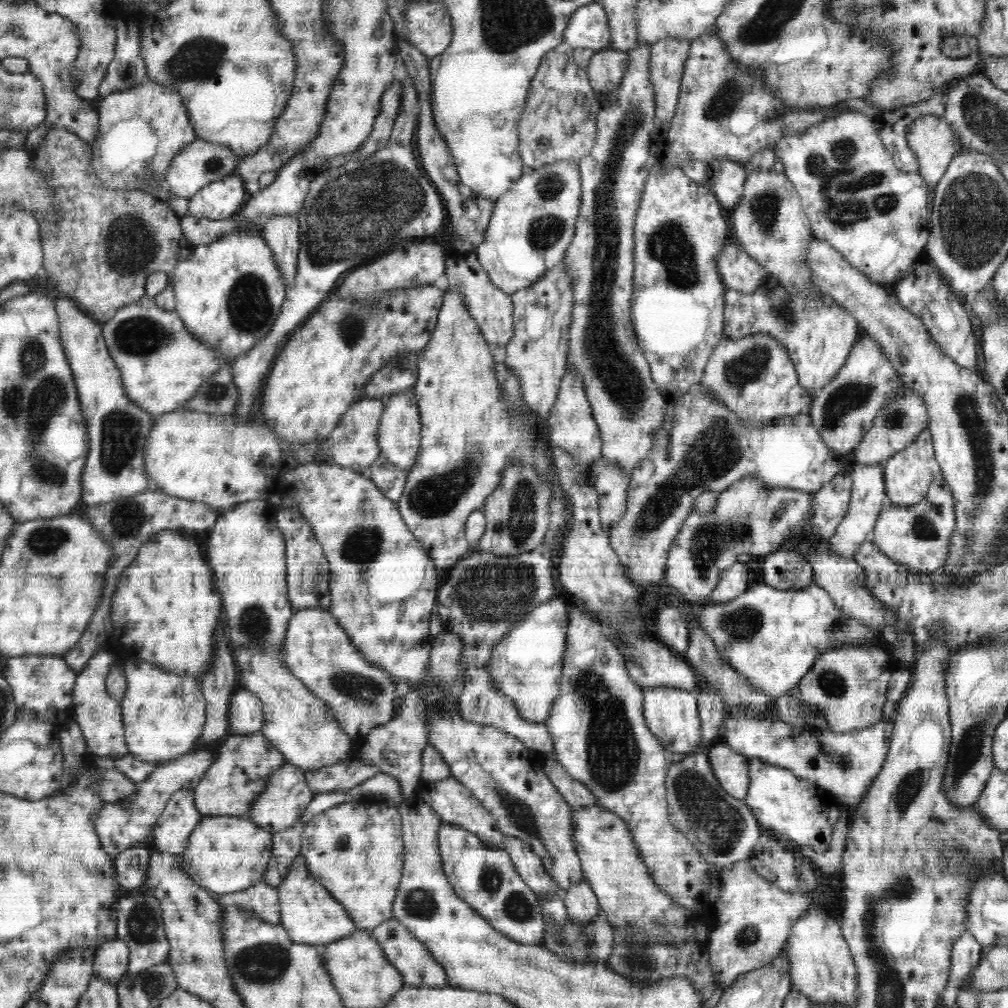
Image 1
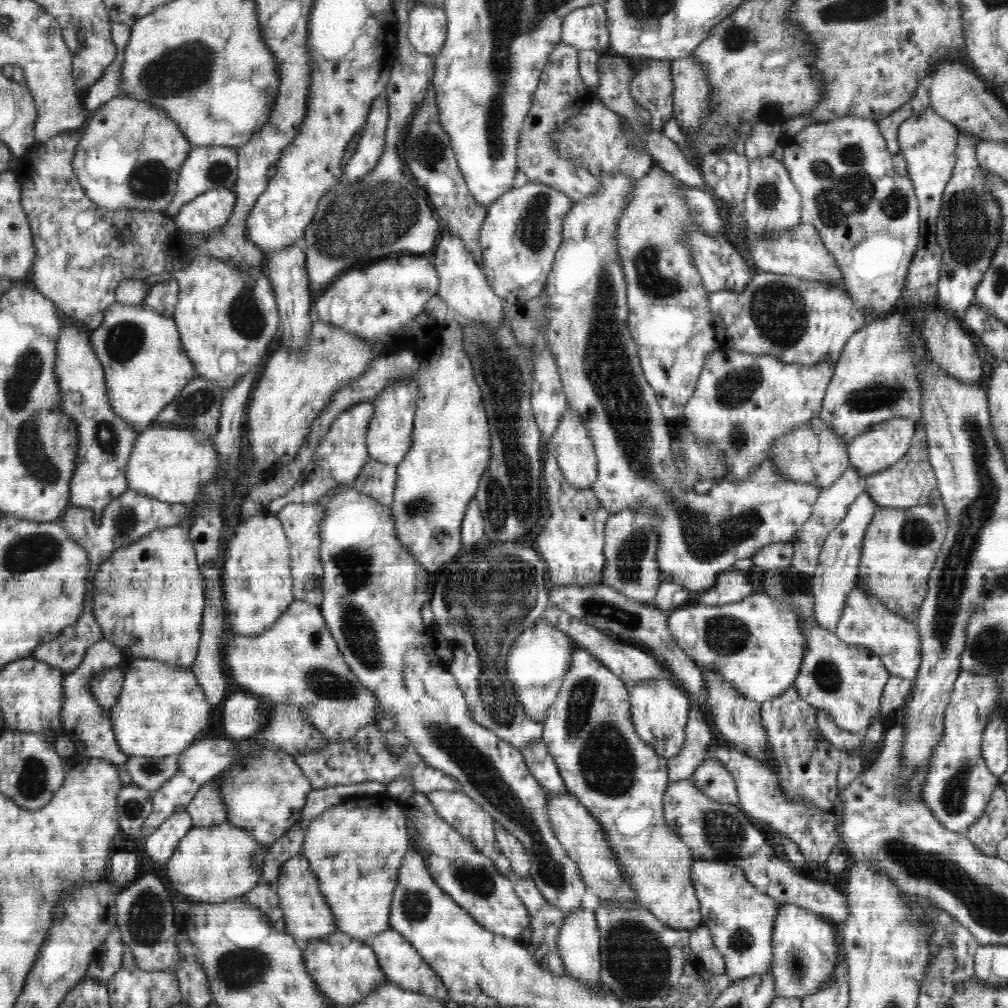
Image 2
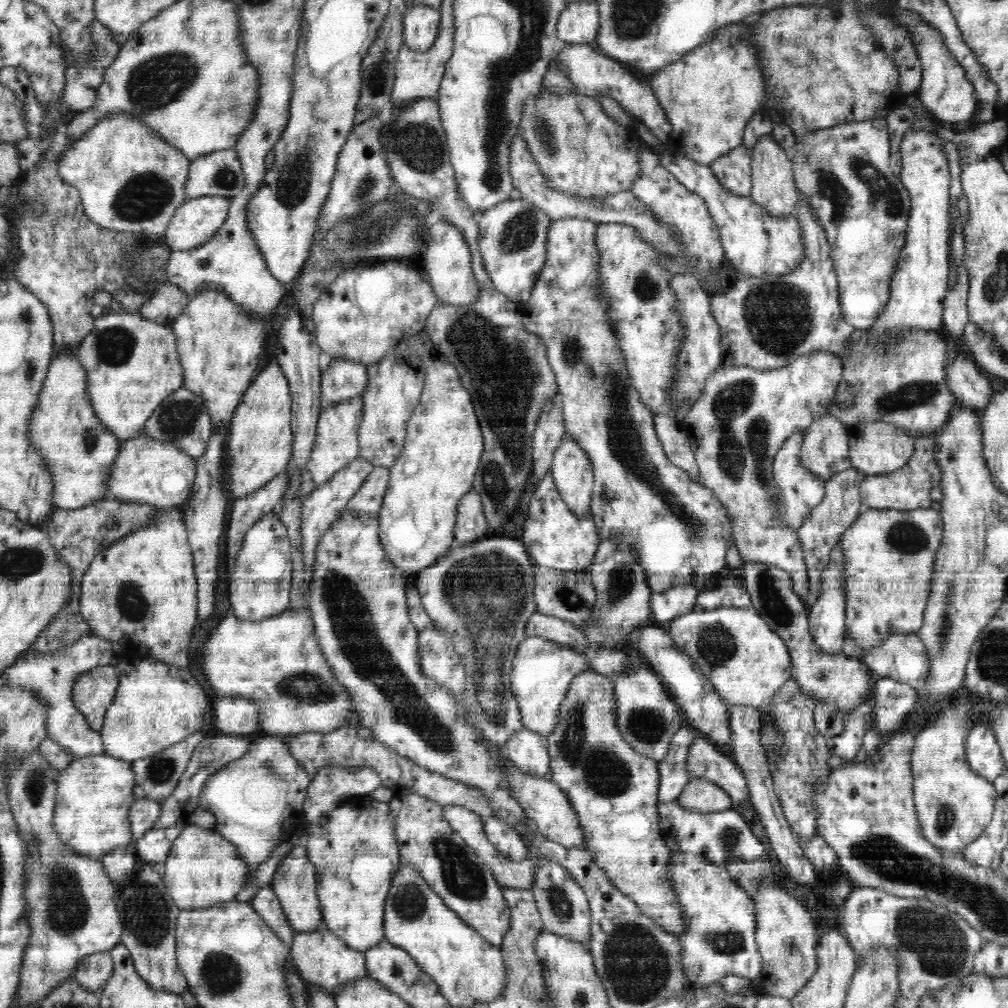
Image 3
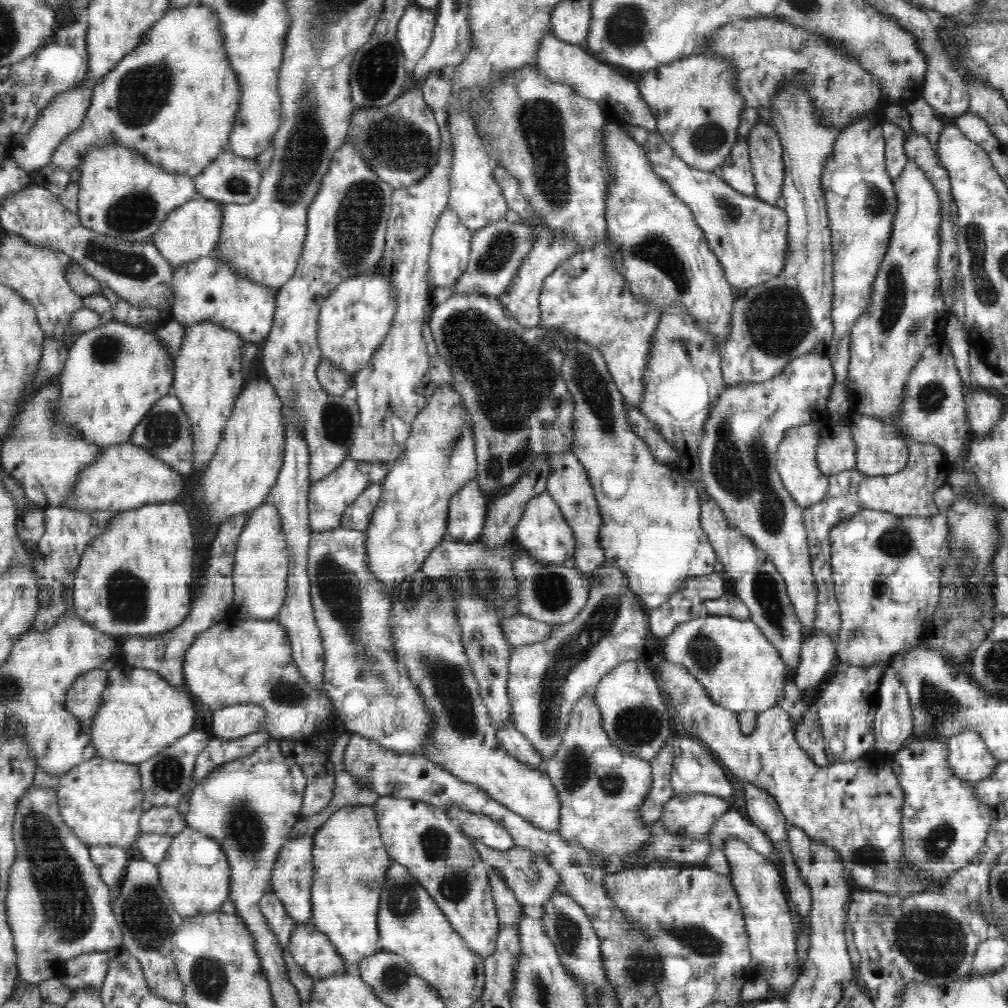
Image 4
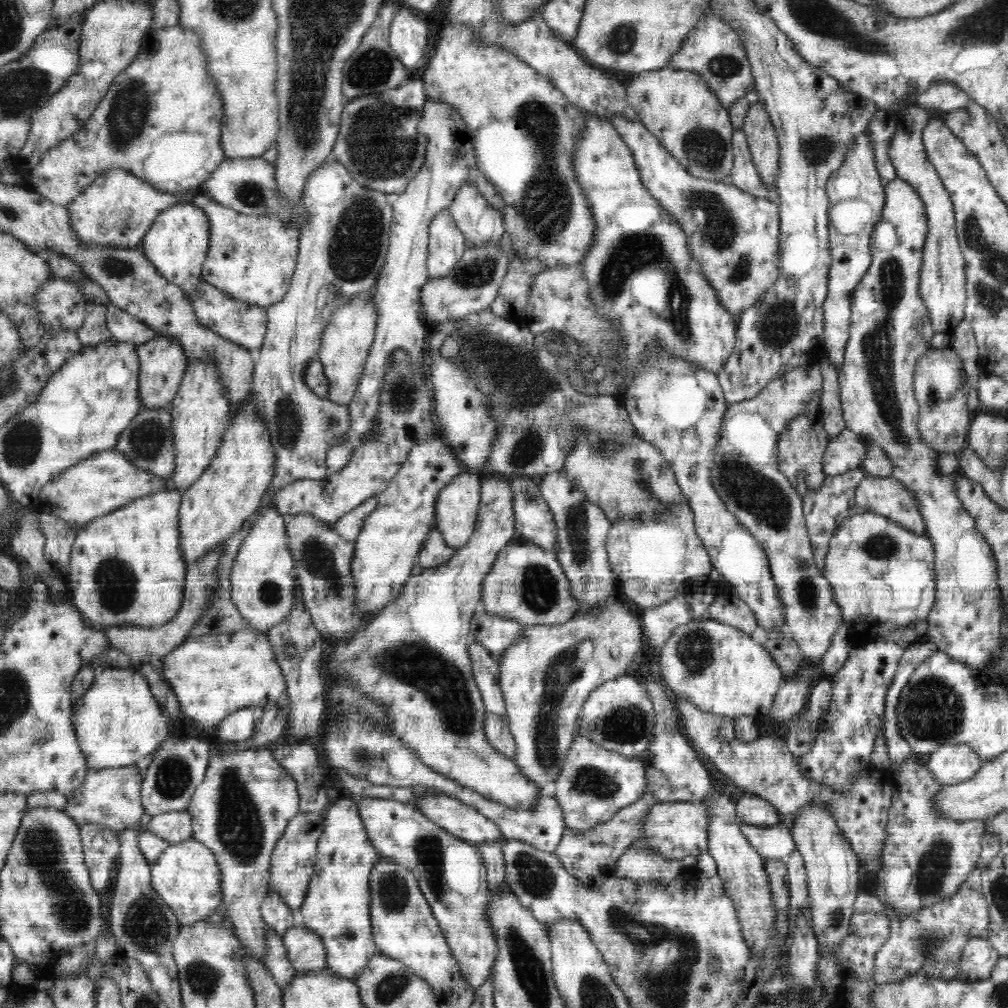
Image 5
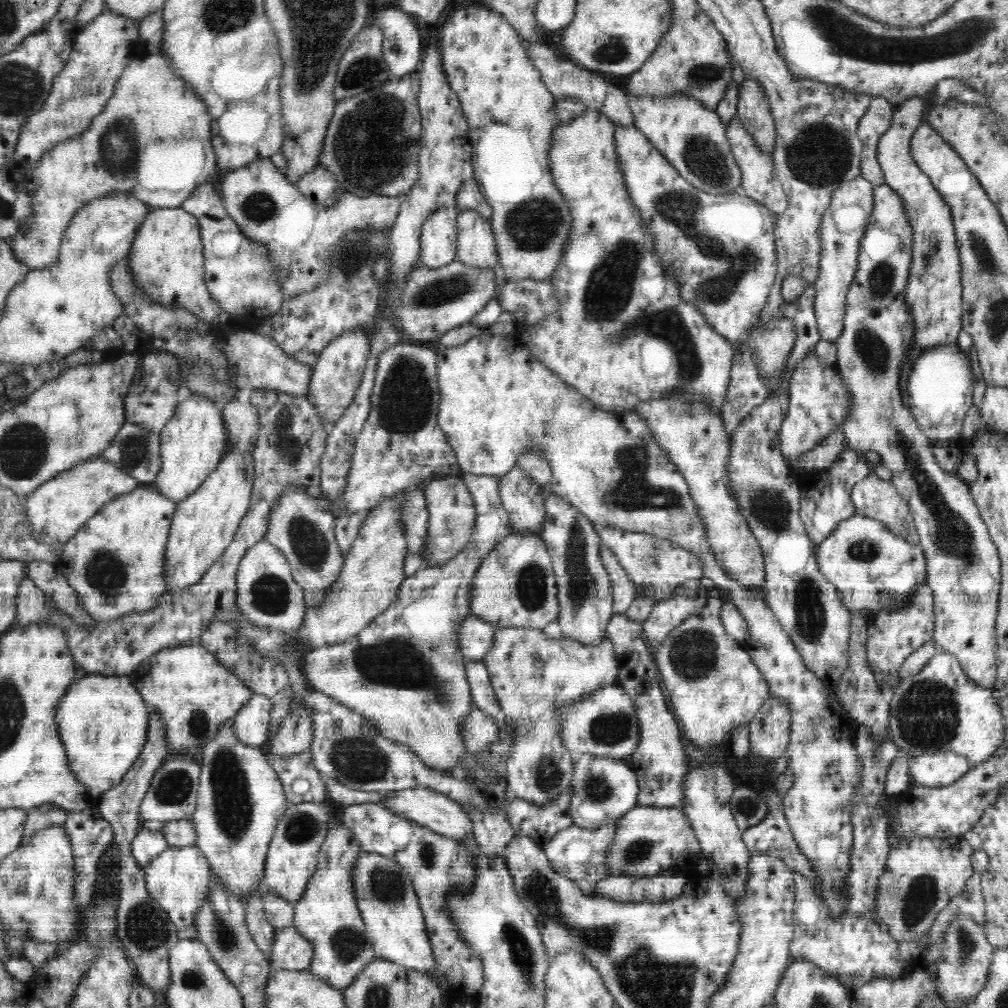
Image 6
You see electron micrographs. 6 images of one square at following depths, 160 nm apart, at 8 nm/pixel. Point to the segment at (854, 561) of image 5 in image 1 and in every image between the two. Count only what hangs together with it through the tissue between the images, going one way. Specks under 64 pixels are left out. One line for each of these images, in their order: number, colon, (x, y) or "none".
1: (918, 536)
2: (900, 546)
3: (889, 555)
4: (886, 569)

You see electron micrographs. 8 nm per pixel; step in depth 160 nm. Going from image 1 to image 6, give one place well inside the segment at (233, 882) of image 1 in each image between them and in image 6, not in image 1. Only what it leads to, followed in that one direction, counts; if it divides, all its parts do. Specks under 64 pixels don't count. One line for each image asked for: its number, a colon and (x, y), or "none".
2: (215, 864)
3: (203, 869)
4: (195, 873)
5: (186, 875)
6: (178, 879)

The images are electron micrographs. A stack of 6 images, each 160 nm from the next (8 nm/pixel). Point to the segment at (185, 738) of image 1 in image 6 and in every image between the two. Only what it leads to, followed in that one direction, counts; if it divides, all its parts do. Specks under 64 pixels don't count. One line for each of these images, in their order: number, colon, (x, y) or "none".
2: (161, 709)
3: (156, 705)
4: (140, 714)
5: (117, 721)
6: (103, 722)

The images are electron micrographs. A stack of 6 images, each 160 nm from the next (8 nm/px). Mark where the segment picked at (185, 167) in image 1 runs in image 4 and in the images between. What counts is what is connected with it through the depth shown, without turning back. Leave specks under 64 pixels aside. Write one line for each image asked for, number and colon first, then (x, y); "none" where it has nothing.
2: (206, 168)
3: (219, 173)
4: (230, 178)

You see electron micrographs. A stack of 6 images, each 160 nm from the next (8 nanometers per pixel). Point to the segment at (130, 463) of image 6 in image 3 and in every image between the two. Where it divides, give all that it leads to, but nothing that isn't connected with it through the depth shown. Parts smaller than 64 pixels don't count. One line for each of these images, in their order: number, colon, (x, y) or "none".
3: (182, 419)
4: (165, 432)
5: (148, 442)

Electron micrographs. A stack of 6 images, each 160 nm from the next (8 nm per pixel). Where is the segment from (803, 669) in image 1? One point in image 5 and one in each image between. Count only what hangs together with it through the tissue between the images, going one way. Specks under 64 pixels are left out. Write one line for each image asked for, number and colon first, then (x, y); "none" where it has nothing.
2: (755, 644)
3: (747, 663)
4: (740, 668)
5: (719, 669)

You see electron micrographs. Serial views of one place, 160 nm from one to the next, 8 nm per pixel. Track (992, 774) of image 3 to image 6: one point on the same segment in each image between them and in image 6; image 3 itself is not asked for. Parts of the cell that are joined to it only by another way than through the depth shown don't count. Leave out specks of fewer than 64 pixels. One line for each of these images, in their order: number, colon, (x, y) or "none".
4: (968, 758)
5: (953, 763)
6: (938, 769)

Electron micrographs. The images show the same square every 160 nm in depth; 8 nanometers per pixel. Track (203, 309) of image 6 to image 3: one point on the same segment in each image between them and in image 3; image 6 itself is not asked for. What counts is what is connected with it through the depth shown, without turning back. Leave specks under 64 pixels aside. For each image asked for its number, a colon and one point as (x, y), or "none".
3: (197, 220)
4: (191, 231)
5: (177, 243)

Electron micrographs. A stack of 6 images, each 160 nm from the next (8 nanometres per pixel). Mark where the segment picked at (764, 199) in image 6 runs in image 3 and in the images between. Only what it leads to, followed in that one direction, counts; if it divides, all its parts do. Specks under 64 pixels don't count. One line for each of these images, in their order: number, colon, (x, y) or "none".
3: (733, 170)
4: (736, 171)
5: (744, 175)

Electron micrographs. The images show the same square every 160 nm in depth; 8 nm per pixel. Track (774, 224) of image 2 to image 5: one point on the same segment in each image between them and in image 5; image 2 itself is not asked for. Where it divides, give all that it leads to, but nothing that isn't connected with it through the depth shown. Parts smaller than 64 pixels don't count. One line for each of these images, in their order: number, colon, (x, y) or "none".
3: (774, 188)
4: (765, 149)
5: (762, 139)

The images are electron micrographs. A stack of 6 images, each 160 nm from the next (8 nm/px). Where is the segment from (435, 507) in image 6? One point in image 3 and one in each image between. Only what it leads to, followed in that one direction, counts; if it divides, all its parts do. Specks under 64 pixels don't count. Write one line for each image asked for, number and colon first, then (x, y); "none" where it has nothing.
3: (471, 525)
4: (467, 509)
5: (456, 510)

